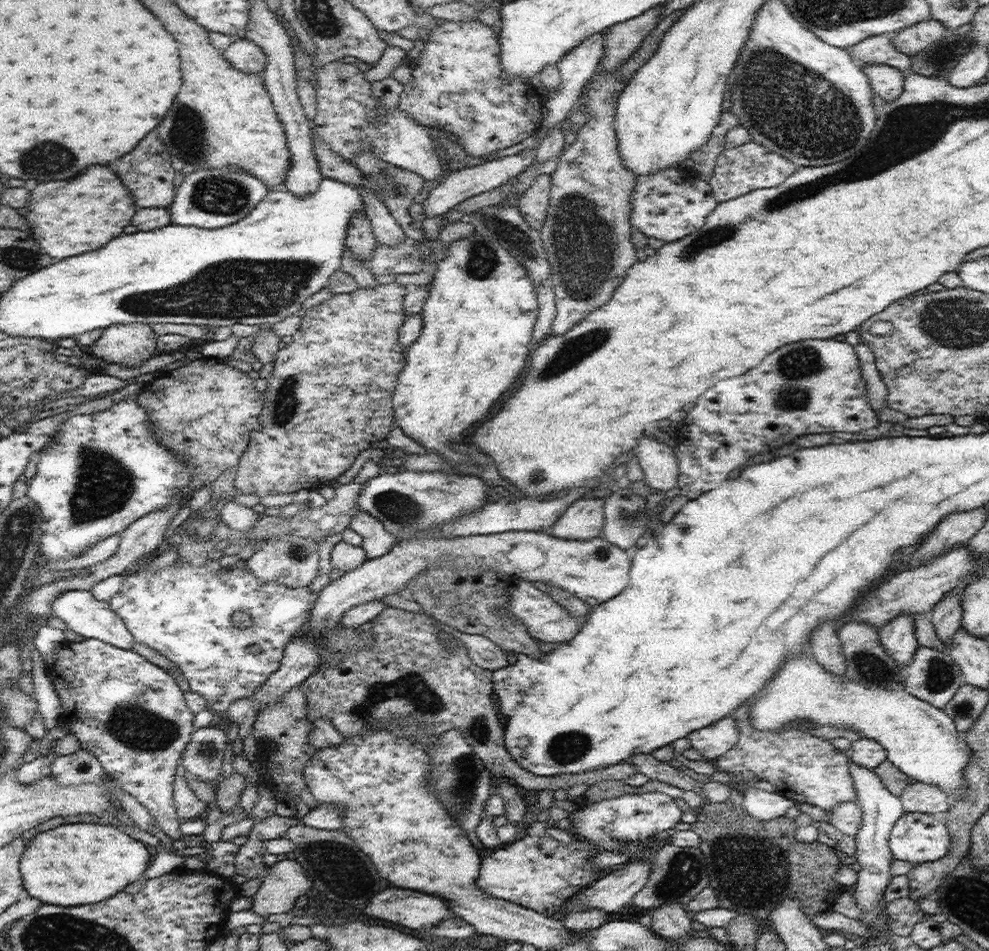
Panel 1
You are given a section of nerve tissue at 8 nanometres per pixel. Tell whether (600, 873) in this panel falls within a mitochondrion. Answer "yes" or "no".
no

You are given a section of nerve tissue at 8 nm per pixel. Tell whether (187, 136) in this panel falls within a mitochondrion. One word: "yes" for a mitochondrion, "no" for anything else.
yes

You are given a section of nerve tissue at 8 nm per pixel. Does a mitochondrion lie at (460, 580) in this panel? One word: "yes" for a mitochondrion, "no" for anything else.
no

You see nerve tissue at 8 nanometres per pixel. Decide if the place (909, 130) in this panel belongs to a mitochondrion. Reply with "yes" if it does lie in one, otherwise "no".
yes

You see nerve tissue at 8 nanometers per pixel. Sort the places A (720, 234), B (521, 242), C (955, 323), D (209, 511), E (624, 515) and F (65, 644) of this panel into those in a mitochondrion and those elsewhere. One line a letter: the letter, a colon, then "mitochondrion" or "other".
A: mitochondrion
B: mitochondrion
C: mitochondrion
D: other
E: mitochondrion
F: other

